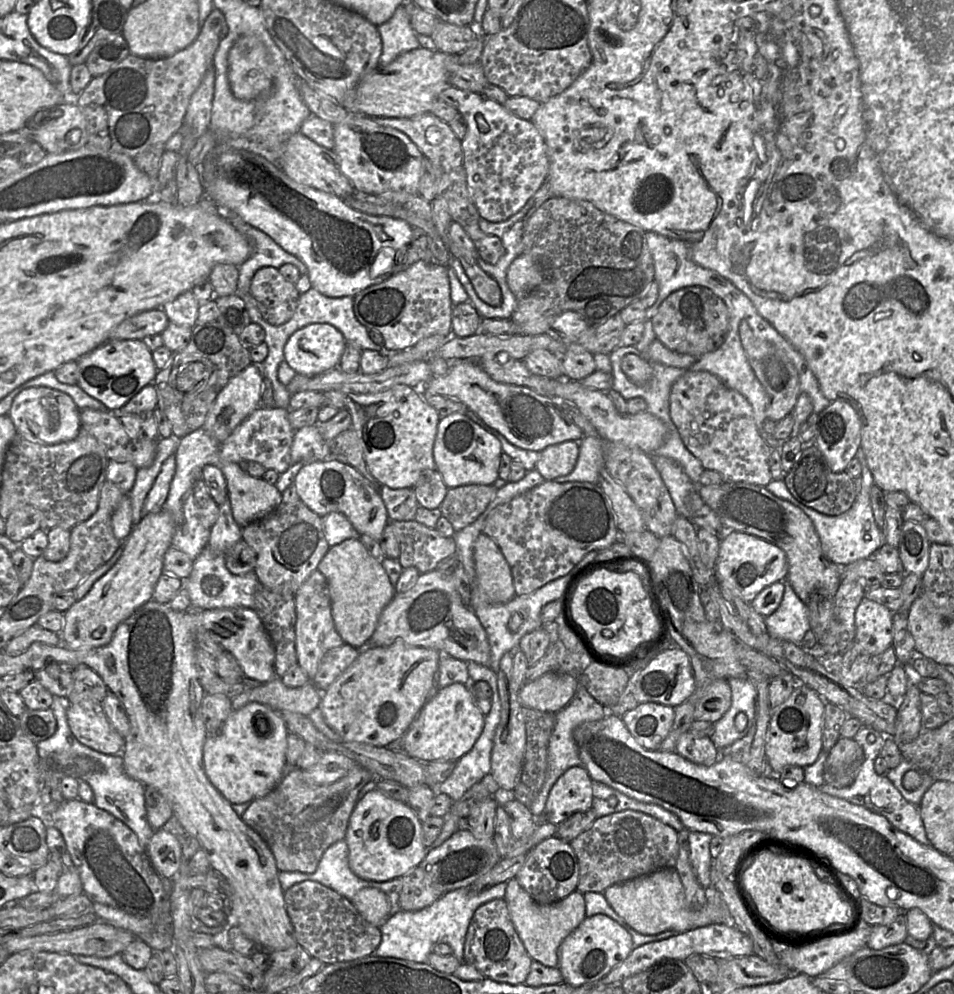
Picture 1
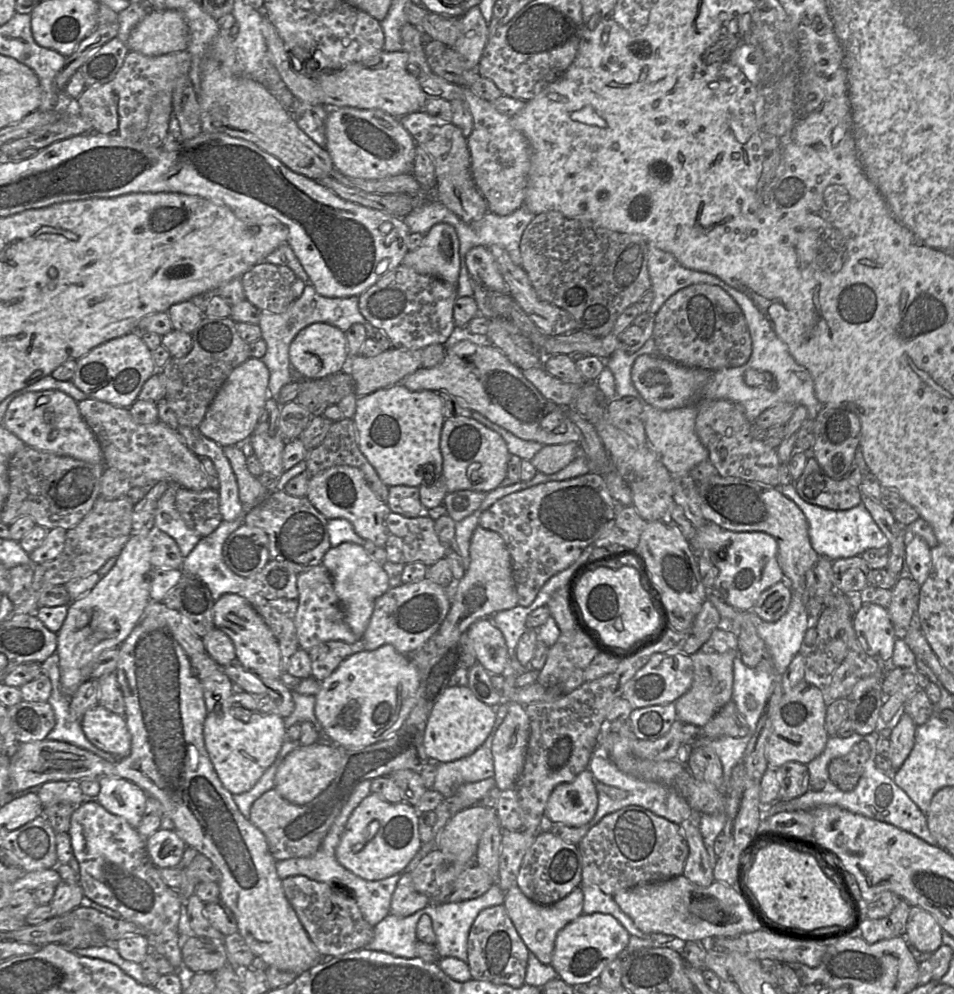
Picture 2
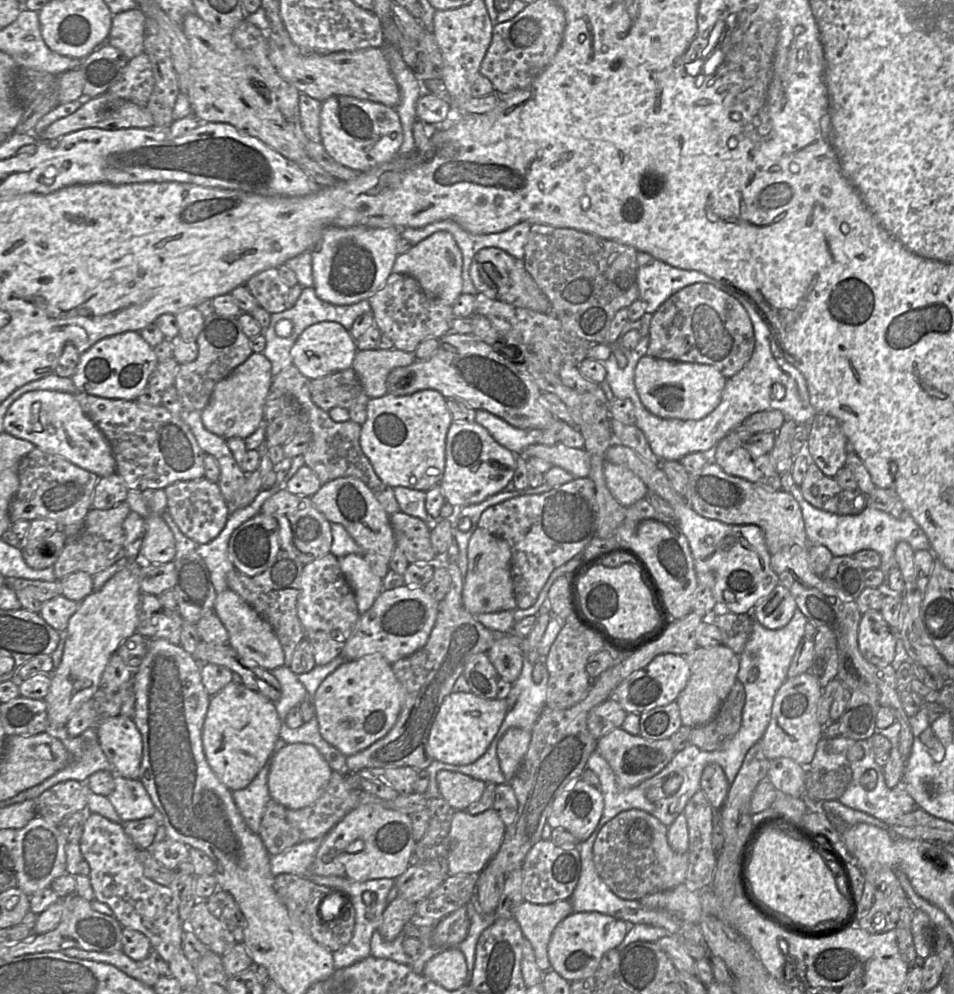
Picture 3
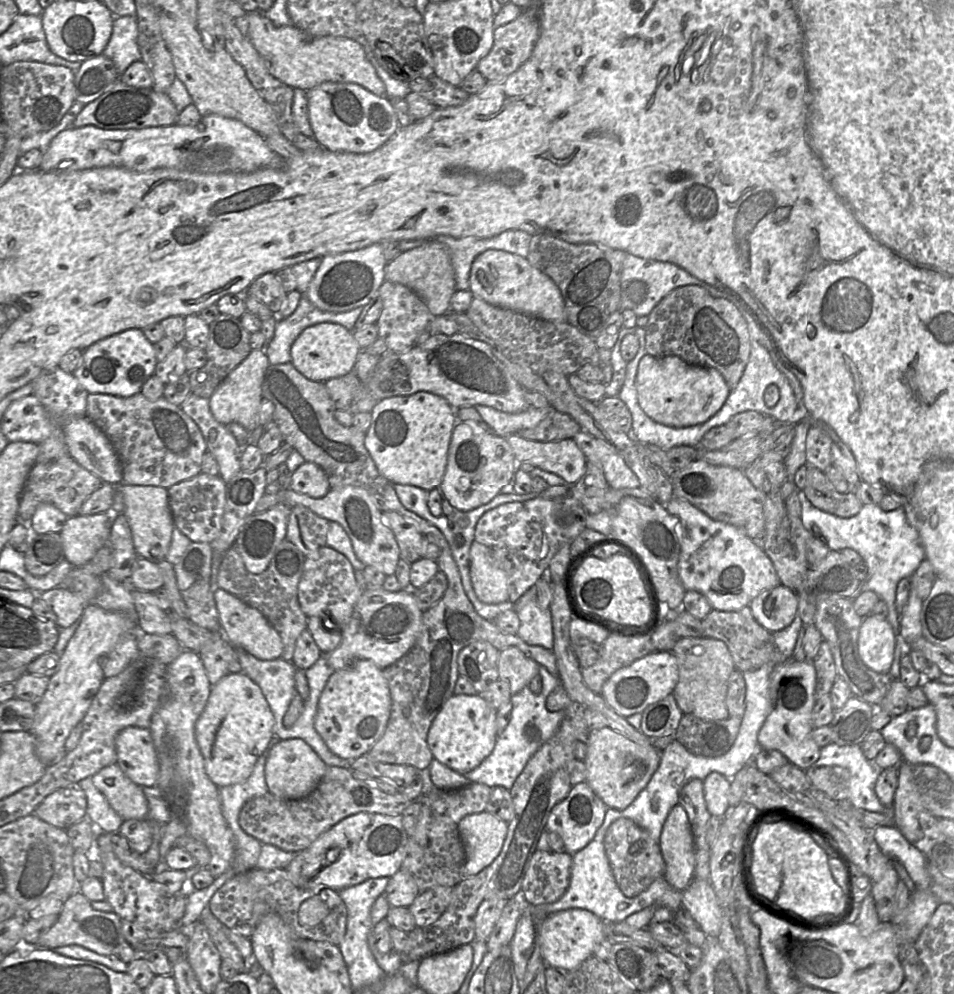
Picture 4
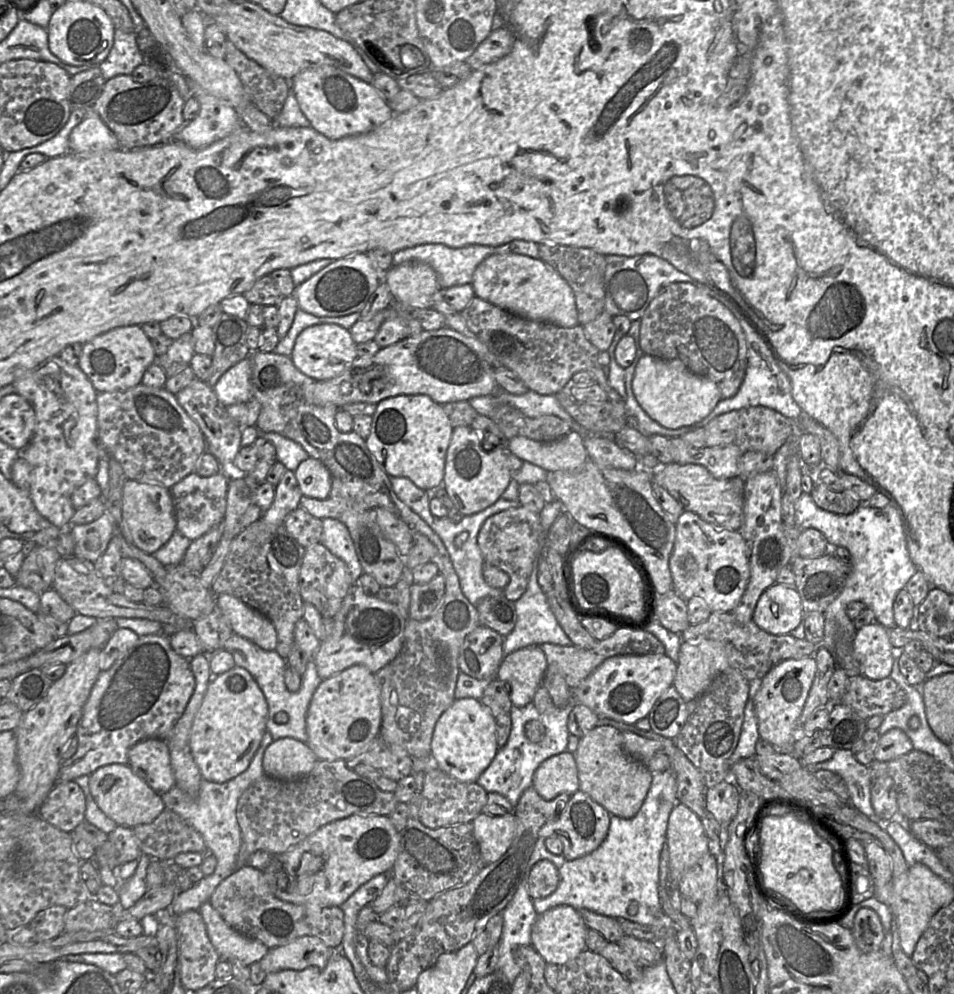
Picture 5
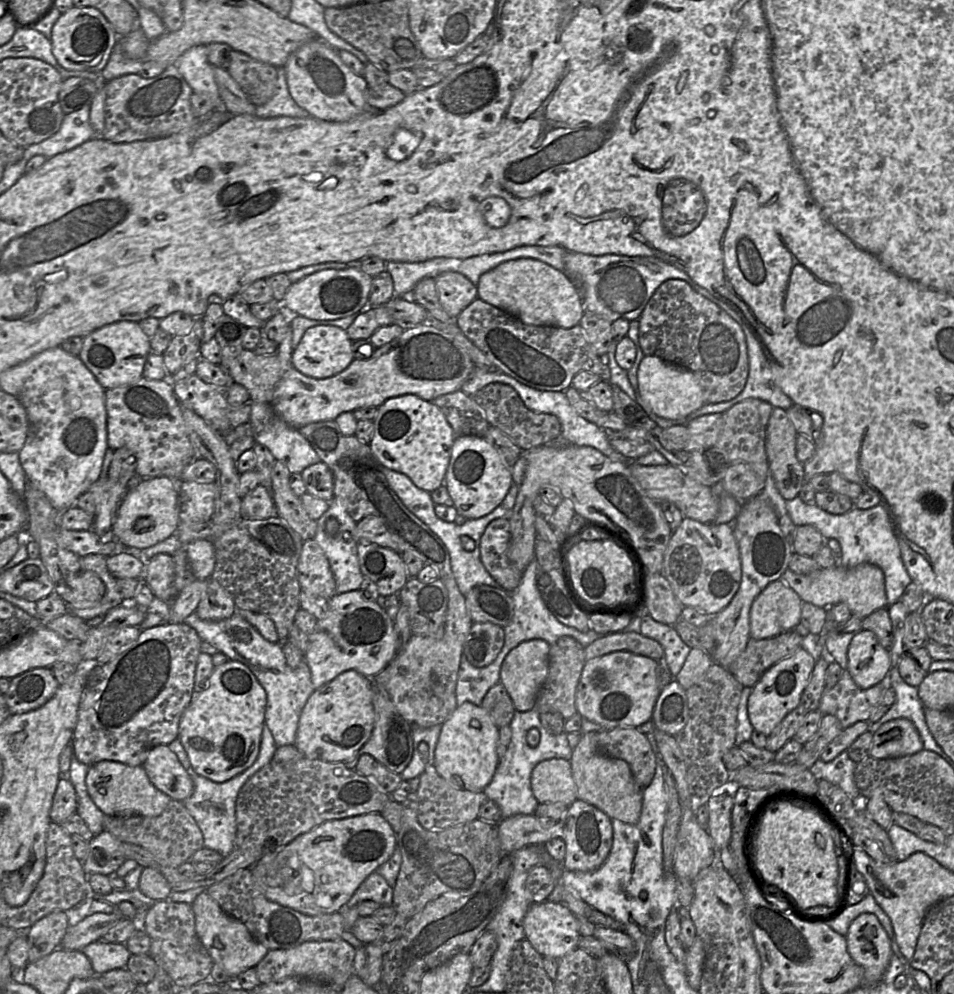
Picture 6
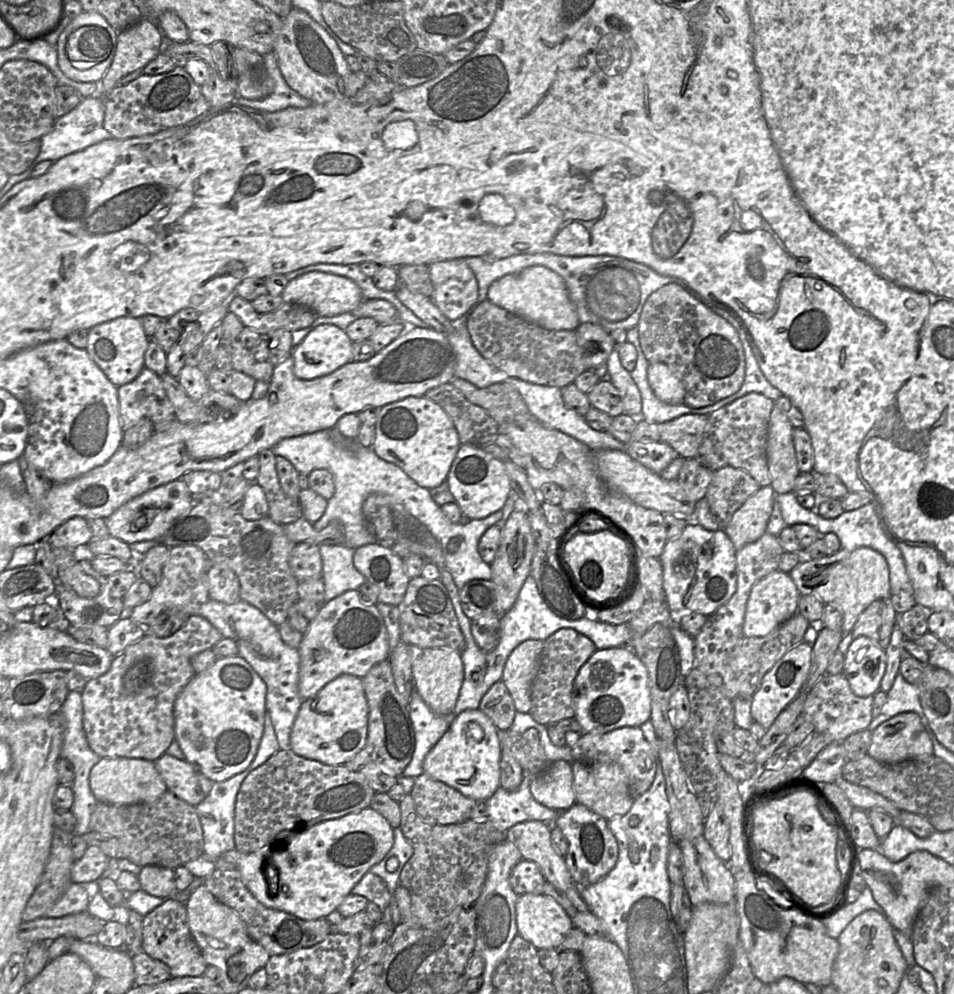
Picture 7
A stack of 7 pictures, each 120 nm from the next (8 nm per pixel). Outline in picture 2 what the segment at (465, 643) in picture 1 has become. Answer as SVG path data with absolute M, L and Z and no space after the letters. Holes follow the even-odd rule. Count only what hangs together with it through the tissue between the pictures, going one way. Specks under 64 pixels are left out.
M428 578L389 588L374 605L366 631L361 640L366 651L392 645L399 653L410 655L436 634L451 607L450 589ZM479 619L466 631L475 651L477 662L491 674L508 671L509 651L501 631L490 619Z

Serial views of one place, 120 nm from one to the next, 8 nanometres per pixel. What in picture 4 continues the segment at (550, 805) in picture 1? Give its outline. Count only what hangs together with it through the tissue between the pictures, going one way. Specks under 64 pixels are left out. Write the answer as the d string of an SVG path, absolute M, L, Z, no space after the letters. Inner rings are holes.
M585 782L572 786L565 799L552 809L546 824L546 830L555 832L562 838L565 852L574 855L586 847L595 837L597 830L603 824L608 807Z

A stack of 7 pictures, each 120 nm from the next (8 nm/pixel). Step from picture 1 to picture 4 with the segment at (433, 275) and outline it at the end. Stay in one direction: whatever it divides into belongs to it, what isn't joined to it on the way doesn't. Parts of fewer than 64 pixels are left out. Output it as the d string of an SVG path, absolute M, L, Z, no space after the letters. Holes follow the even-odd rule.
M384 281L378 290L383 306L376 322L378 338L384 340L387 348L394 352L405 352L415 345L418 335L429 328L433 315L425 302L408 287L394 282Z

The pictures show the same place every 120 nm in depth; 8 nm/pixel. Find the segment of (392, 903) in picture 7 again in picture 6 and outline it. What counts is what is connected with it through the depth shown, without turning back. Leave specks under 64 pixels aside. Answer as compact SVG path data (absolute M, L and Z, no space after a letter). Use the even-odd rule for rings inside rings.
M374 871L359 885L349 901L341 907L340 912L364 900L377 902L381 906L392 905L393 887L377 871Z

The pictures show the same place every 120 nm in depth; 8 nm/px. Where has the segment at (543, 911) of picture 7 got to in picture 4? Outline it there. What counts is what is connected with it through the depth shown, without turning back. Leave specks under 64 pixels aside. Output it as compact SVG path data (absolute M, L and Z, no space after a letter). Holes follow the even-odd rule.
M581 908L557 911L537 924L536 944L545 964L561 972L577 968L587 958L594 955L596 946L605 939L604 921L592 912Z

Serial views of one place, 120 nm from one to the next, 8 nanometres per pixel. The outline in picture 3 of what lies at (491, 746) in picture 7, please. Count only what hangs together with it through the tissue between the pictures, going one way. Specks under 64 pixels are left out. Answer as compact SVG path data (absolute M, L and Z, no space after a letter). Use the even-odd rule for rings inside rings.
M472 692L447 695L431 727L428 745L434 760L451 765L467 765L489 748L507 713L506 699L484 699Z

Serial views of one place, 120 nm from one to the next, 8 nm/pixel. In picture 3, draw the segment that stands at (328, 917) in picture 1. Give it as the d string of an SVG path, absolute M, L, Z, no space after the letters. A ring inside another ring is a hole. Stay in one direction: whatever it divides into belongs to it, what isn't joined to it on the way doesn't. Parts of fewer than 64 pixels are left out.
M294 874L275 876L274 887L292 920L299 923L318 944L330 952L335 952L349 943L355 927L355 909L350 901L344 902L342 913L335 920L324 921L320 916L320 900L337 891Z

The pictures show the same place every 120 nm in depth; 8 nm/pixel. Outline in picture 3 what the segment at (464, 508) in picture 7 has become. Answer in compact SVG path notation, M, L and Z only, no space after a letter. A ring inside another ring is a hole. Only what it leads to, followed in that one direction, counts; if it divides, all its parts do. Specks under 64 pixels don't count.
M453 421L446 438L446 463L439 486L447 503L453 507L477 504L502 492L512 481L516 455L497 443L490 433L476 422Z

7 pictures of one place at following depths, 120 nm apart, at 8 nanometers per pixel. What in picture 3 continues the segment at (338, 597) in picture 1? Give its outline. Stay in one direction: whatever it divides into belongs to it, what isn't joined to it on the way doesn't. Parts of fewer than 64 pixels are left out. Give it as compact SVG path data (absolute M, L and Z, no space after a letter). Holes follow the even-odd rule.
M348 554L337 558L340 569L355 594L358 611L362 615L372 607L383 590L383 579L371 571L361 555Z

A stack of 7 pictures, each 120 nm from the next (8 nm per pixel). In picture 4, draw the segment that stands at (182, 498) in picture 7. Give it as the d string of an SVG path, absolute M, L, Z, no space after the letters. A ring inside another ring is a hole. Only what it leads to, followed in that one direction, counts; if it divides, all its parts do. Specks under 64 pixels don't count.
M121 483L124 514L129 523L133 544L138 557L152 562L165 560L169 551L174 522L169 506L168 491L160 486L128 485Z

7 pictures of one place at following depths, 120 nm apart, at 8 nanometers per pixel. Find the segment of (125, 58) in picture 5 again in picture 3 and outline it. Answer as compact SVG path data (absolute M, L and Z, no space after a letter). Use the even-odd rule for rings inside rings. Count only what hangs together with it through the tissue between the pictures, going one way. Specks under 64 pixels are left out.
M138 8L113 15L105 43L120 50L130 60L144 52L146 17Z

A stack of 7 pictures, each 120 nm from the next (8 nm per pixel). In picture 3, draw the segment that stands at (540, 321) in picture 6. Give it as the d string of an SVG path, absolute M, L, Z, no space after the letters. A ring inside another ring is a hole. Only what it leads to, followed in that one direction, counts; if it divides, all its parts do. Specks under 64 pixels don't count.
M488 247L479 250L473 257L469 274L477 292L485 294L490 299L538 313L551 311L548 298L525 269L523 260L512 257L500 248Z

